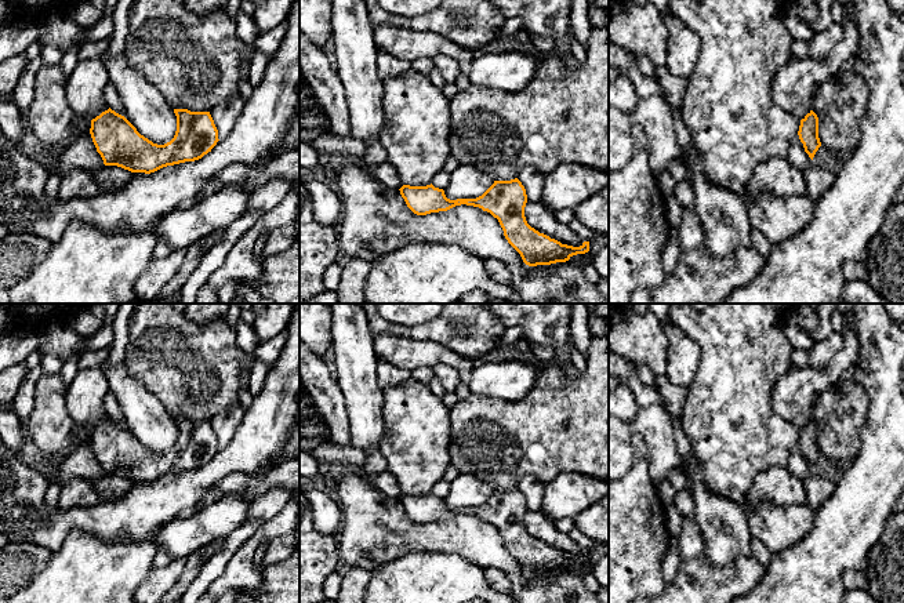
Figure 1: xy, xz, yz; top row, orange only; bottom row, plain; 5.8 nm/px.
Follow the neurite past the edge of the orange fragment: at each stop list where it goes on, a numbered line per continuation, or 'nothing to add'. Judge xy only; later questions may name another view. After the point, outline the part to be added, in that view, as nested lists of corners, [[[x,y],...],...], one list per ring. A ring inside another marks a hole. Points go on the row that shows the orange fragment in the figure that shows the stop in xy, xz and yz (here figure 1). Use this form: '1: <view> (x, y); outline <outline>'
nothing to add

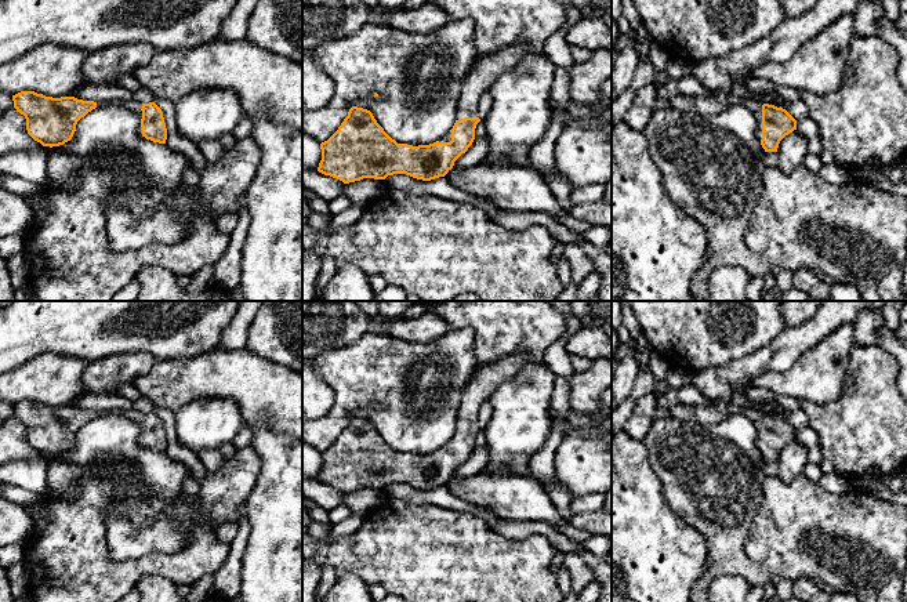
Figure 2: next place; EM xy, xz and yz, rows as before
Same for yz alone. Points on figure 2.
1: yz (755, 107); outline [[[729,97],[729,102],[730,104],[734,104],[734,102],[743,104],[754,113],[757,123],[758,123],[757,135],[758,135],[758,139],[761,141],[762,139],[762,105],[763,105],[763,102],[759,102],[759,101],[755,101],[751,98],[740,99],[740,98],[732,98],[732,97]]]

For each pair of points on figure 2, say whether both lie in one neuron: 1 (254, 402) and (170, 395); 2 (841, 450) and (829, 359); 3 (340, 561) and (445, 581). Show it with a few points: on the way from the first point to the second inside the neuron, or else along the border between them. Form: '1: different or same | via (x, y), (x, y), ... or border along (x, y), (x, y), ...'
1: same | via (233, 385), (191, 385)
2: different | border along (848, 370), (842, 392), (835, 399), (801, 399)
3: same | via (366, 561), (418, 561)

